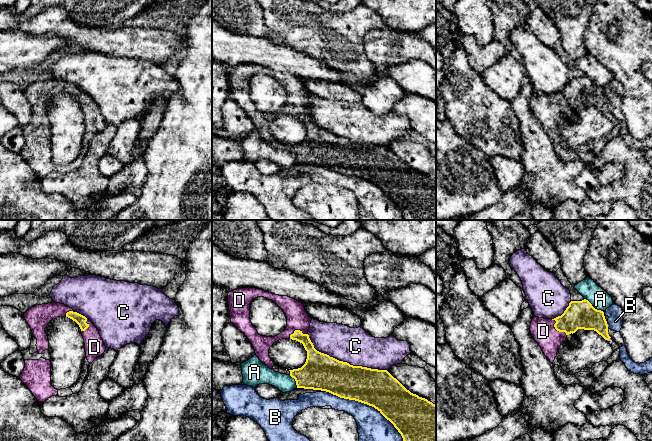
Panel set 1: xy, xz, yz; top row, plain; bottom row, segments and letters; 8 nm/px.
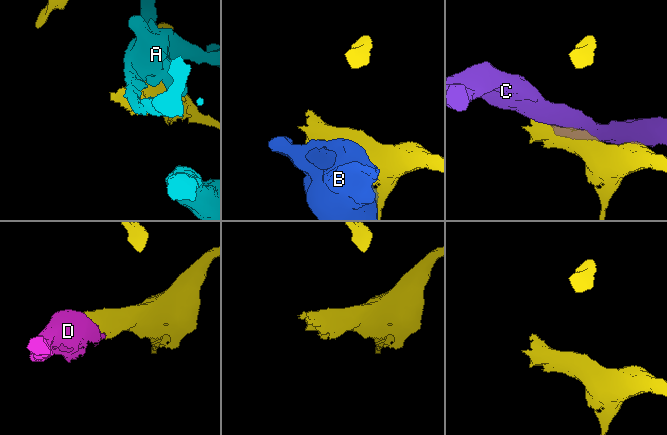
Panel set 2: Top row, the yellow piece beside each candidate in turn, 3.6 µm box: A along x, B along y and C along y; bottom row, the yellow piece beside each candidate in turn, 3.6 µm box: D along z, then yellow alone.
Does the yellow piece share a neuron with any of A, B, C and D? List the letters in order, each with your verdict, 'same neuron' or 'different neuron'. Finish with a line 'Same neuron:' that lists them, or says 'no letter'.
A: different neuron
B: different neuron
C: different neuron
D: same neuron
Same neuron: D

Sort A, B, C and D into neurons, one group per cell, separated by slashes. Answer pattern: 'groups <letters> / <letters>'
groups A / B / C / D

